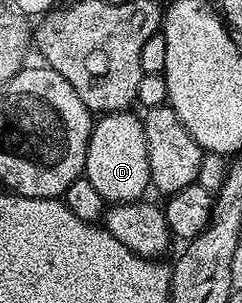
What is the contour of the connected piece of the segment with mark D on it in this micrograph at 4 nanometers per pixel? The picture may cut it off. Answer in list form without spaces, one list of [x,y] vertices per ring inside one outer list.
[[[133,111],[107,113],[93,122],[83,176],[109,205],[142,200],[151,189],[147,139],[143,135],[142,118],[135,114]]]

